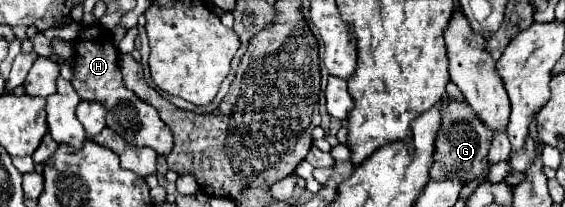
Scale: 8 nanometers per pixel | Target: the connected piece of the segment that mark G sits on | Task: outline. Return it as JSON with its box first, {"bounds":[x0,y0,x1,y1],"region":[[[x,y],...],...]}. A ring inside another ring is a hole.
{"bounds":[431,101,493,185],"region":[[[455,101],[447,103],[447,113],[441,121],[441,131],[437,135],[437,153],[435,153],[435,163],[431,167],[431,179],[433,181],[441,181],[441,179],[449,179],[449,177],[457,177],[461,179],[465,185],[471,183],[477,177],[487,175],[489,171],[489,161],[487,161],[487,151],[491,147],[493,141],[493,131],[487,129],[477,115],[473,113],[473,109],[469,109],[469,105],[459,105]]]}

